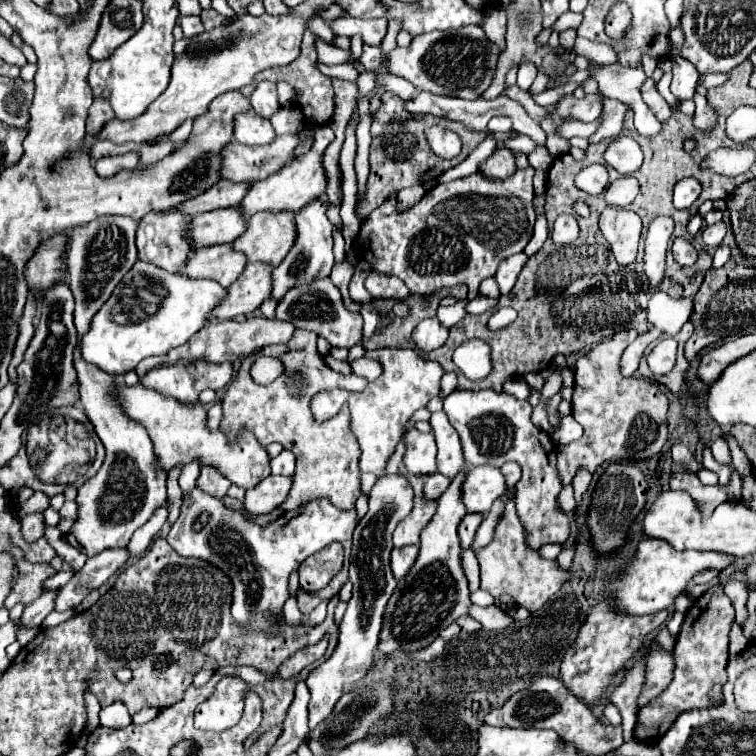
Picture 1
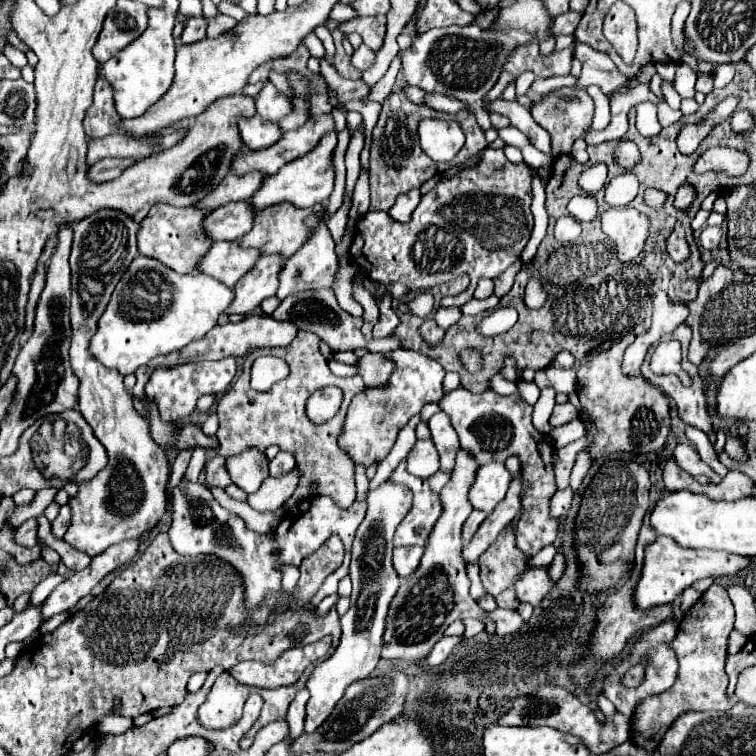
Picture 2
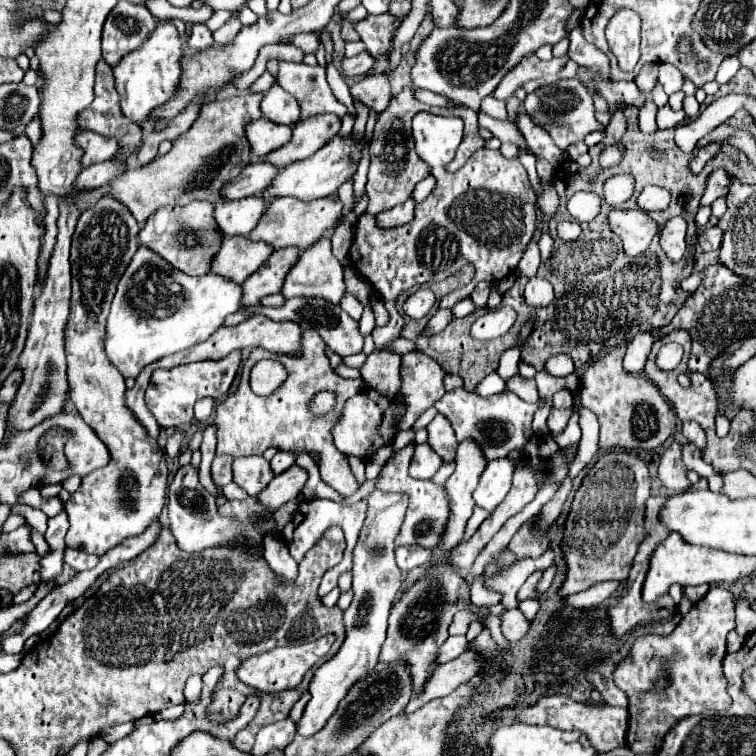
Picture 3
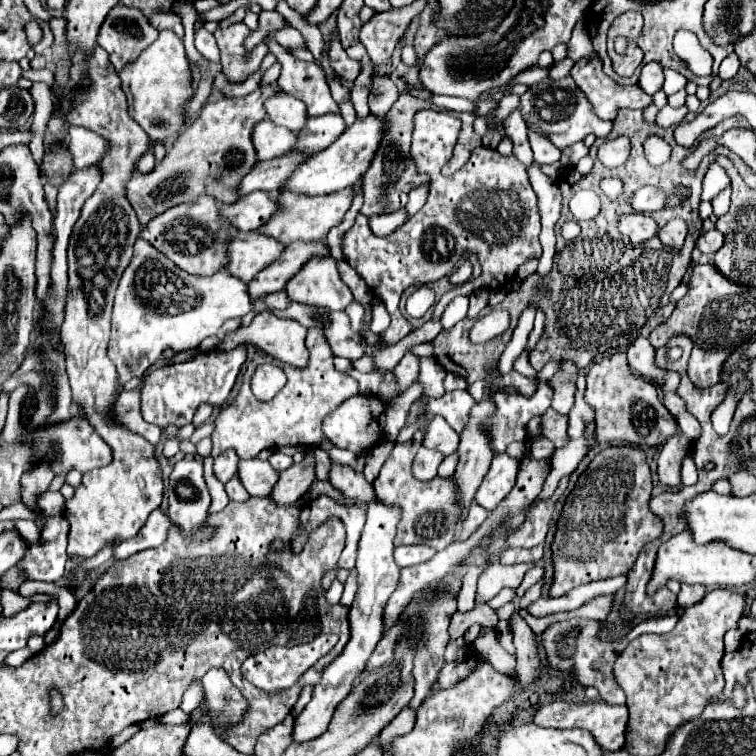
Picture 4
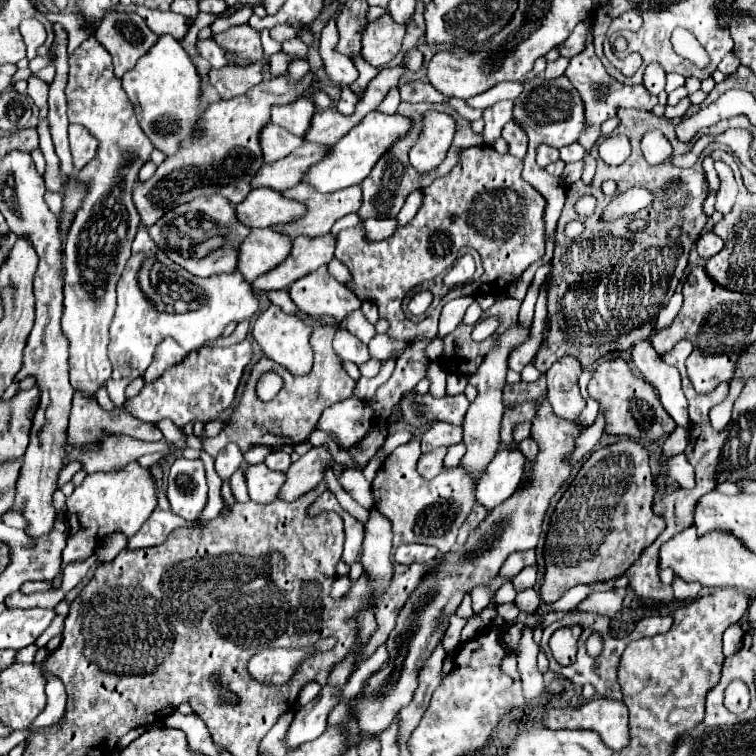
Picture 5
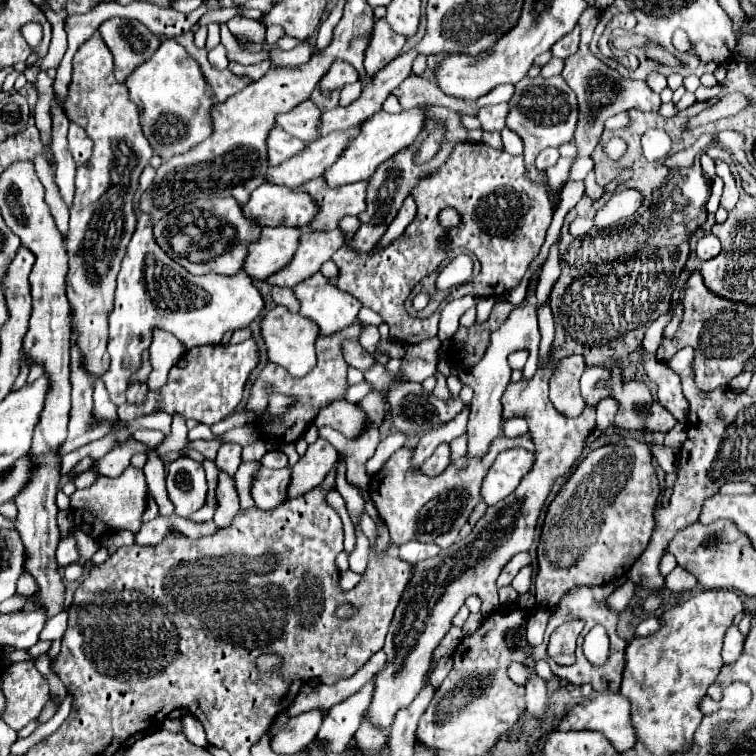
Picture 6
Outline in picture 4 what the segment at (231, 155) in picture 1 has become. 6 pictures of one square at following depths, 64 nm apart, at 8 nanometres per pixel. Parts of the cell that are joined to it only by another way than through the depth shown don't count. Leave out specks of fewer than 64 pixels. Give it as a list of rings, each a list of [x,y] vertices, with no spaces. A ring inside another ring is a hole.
[[[322,114],[322,116],[312,116],[306,122],[306,128],[298,132],[298,146],[294,150],[304,150],[308,154],[314,154],[318,150],[324,150],[330,146],[342,132],[346,130],[346,122],[340,114]]]

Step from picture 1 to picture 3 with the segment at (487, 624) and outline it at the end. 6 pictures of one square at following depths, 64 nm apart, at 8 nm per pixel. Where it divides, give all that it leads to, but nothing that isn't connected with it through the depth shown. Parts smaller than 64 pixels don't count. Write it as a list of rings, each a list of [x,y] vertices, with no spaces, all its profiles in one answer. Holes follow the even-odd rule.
[[[520,608],[508,610],[506,614],[500,616],[500,620],[502,620],[502,632],[510,642],[520,642],[524,638],[524,634],[528,634],[528,630],[530,630],[530,622],[520,612]]]

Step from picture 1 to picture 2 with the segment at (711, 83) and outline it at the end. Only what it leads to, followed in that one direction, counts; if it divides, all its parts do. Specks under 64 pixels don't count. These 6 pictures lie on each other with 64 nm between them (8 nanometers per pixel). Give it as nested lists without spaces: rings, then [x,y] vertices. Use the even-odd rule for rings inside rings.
[[[722,64],[718,66],[712,75],[714,88],[724,88],[728,83],[731,82],[735,75],[736,64]]]

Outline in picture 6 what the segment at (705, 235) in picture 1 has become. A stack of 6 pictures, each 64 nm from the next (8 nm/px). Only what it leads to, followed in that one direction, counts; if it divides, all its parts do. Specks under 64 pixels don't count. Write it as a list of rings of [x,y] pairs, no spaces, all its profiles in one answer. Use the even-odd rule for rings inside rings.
[[[708,234],[708,236],[700,238],[698,244],[696,244],[696,256],[698,256],[702,262],[718,256],[718,252],[720,252],[720,240],[718,240],[714,234]]]

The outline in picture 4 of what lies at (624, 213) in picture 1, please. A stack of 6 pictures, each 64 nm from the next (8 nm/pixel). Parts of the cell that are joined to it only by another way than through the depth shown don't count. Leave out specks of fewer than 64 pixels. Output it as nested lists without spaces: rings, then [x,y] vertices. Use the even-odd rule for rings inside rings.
[[[634,212],[620,220],[618,230],[624,236],[628,236],[634,244],[638,244],[638,242],[644,242],[656,234],[656,222],[650,218],[650,214]]]

